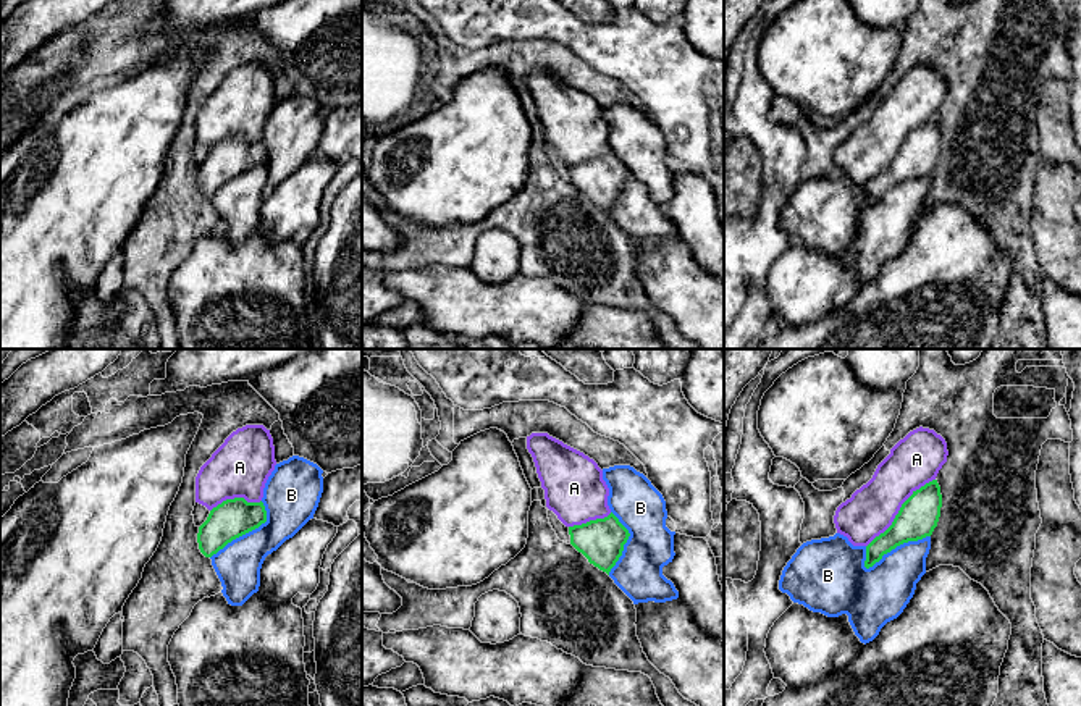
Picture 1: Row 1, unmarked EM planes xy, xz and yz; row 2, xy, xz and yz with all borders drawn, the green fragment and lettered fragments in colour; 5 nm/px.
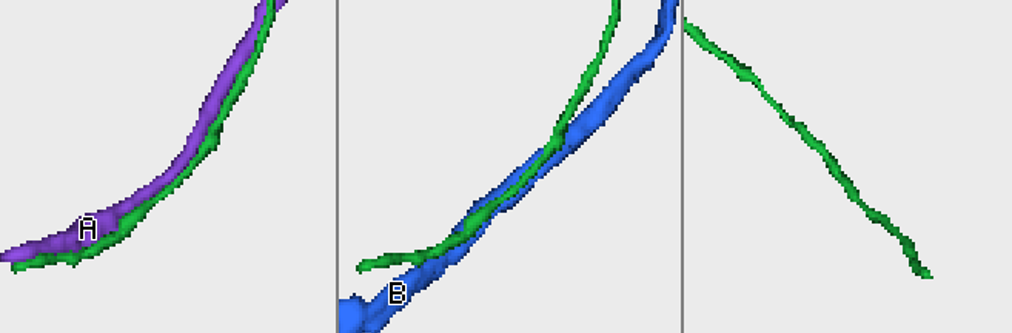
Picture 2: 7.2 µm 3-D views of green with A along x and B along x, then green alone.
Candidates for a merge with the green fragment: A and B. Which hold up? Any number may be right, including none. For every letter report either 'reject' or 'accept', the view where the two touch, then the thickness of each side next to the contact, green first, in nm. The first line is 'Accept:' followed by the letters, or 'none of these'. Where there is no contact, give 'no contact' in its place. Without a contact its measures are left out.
Accept: A
A: accept | yz | 200/240 nm
B: reject | yz | 200/280 nm

